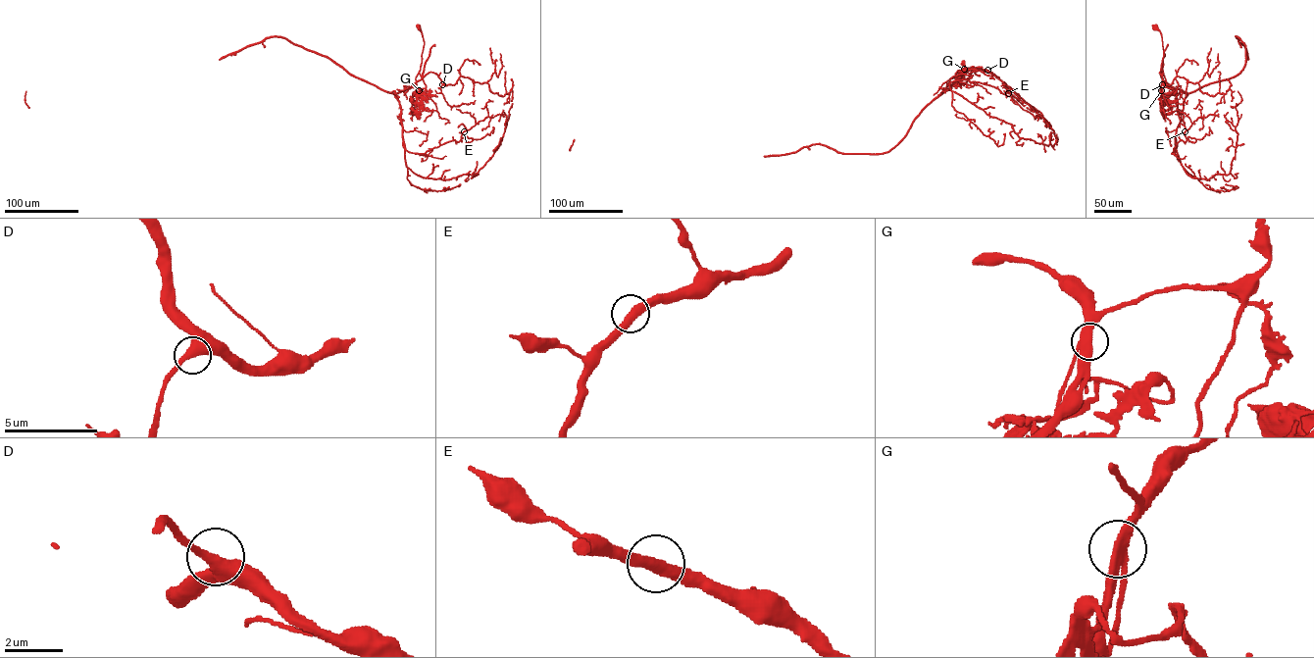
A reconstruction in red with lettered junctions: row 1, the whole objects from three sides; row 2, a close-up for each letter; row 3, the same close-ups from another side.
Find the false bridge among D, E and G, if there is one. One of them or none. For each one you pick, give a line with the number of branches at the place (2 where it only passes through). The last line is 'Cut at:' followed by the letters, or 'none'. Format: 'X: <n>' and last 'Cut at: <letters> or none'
G: 2
Cut at: G

